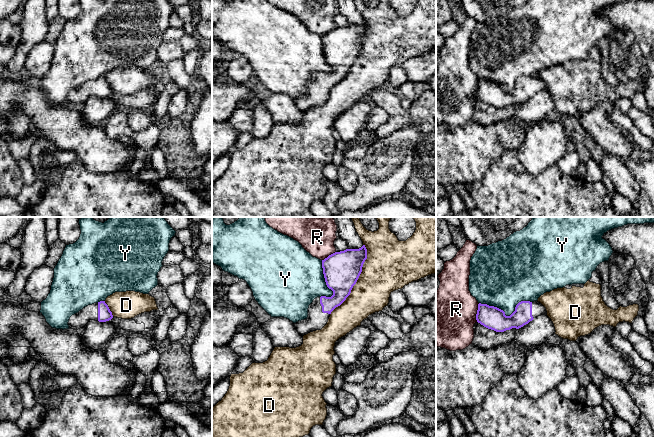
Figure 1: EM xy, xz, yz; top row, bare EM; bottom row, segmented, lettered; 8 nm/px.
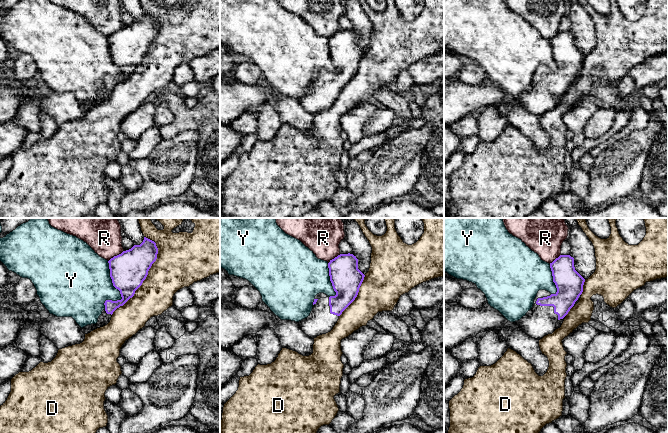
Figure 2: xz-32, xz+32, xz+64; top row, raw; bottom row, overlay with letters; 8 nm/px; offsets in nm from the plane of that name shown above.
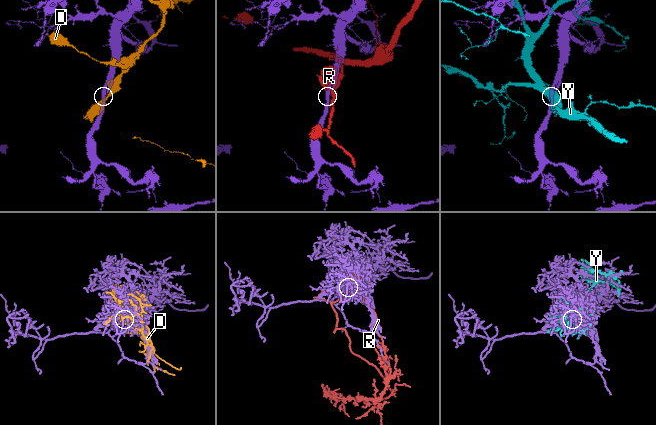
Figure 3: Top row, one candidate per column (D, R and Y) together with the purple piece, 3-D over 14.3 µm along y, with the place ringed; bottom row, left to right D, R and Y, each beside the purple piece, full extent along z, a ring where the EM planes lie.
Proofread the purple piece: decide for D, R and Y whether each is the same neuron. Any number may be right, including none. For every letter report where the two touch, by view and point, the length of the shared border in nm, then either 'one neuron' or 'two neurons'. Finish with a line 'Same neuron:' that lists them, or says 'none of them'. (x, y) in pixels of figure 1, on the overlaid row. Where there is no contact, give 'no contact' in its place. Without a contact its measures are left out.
D: meets purple in xz at (357, 279); contact 650 nm long; two neurons
R: meets purple in yz at (477, 312); contact 150 nm long; two neurons
Y: meets purple in yz at (505, 315); contact 420 nm long; two neurons
Same neuron: none of them

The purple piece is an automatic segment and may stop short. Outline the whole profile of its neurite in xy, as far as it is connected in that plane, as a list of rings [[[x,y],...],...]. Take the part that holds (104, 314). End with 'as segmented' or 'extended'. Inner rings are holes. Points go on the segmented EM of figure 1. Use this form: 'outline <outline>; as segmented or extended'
outline [[[105,301],[88,305],[69,319],[69,329],[78,330],[84,327],[90,320],[106,322],[113,318],[112,312]]]; extended

